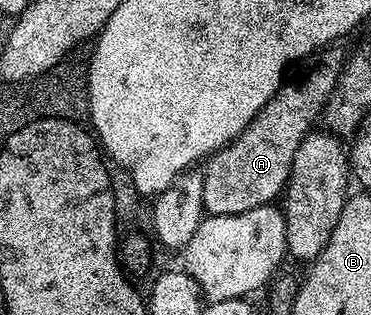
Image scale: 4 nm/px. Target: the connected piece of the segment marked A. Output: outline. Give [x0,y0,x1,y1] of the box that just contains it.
[203,45,348,215]

